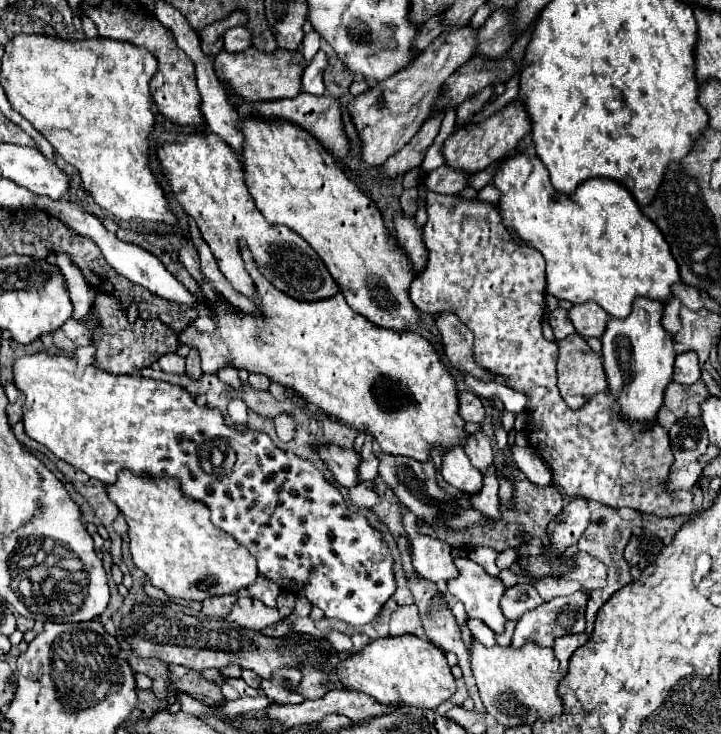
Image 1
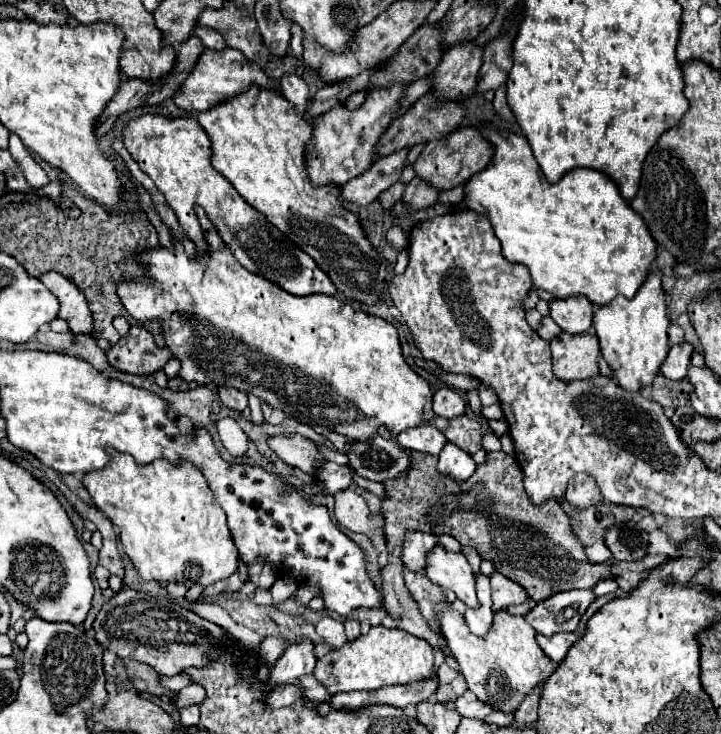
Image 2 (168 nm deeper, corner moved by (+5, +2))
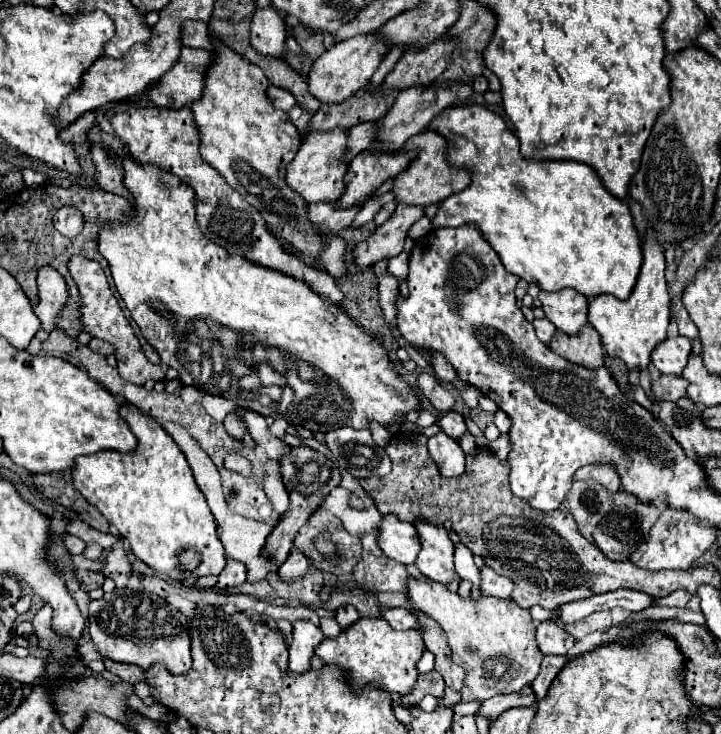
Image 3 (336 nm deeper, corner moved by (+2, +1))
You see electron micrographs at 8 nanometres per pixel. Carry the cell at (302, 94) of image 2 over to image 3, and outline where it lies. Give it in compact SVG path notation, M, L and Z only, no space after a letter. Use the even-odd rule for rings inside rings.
M268 87L268 95L272 97L272 105L276 105L276 109L282 109L282 111L288 111L296 105L292 93L284 91L284 89L276 89L276 87Z

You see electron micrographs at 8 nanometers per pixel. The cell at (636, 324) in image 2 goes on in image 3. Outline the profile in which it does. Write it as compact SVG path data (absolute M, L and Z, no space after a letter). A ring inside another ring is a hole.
M648 229L642 241L642 269L638 281L628 299L620 301L612 295L598 295L590 301L588 321L600 333L606 353L612 357L620 357L628 369L644 369L650 363L652 349L666 339L666 329L670 323L670 295L664 277L664 249L658 243L656 231Z

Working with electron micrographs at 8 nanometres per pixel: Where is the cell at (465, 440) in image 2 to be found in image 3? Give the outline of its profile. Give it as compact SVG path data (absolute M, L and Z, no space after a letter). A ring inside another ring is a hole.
M448 411L448 413L444 413L440 417L440 429L446 435L450 435L452 439L460 439L468 431L466 425L464 425L464 417L460 413L456 413L456 411Z

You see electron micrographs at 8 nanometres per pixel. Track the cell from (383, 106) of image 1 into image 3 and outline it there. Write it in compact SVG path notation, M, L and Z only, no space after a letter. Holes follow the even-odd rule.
M342 129L334 131L316 131L306 137L302 147L298 149L294 161L288 165L286 181L288 187L300 193L306 203L312 201L336 201L344 193L344 173L346 173L346 163L342 163L344 153L346 153L346 137L348 133Z

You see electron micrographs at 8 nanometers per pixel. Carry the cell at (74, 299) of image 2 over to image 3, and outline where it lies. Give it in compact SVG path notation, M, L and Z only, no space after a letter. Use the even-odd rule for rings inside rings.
M42 267L38 271L38 293L40 303L34 307L34 313L40 319L42 329L50 333L54 329L56 315L62 311L68 299L68 287L56 269Z

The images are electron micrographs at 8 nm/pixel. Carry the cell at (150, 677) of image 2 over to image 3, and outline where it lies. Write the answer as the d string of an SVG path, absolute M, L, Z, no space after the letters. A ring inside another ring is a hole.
M104 659L104 667L108 673L120 677L122 681L128 681L128 683L138 683L138 681L144 681L144 671L138 669L136 665L126 665L126 663L116 663L116 661L110 661L110 659Z

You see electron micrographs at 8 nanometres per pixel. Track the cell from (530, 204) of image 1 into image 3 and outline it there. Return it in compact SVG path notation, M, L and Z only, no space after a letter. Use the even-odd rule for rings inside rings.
M476 103L452 105L440 111L428 129L446 139L448 163L452 167L460 163L472 177L464 191L450 195L440 203L438 213L432 219L432 229L474 225L498 253L508 273L538 285L542 291L554 293L566 287L588 287L578 293L586 297L610 293L618 299L628 299L642 265L640 237L634 229L628 205L604 189L592 167L578 161L538 161L524 157L520 153L518 137L508 129L506 121L498 113ZM446 211L450 213L448 219L444 219Z

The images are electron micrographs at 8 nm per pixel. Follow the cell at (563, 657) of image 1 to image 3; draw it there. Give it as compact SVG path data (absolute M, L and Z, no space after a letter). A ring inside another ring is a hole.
M542 621L536 629L536 641L542 655L566 655L574 645L574 637L556 621Z

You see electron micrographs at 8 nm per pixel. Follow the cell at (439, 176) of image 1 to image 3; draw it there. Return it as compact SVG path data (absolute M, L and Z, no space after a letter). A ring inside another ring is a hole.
M400 205L396 207L394 215L374 231L366 241L356 245L354 249L354 263L360 267L360 271L366 271L368 267L374 267L382 259L398 257L404 249L406 233L412 223L416 223L422 217L424 209Z

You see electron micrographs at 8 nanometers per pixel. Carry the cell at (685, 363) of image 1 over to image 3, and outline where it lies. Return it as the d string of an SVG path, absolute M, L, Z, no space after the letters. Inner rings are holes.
M674 337L674 339L664 339L660 345L656 345L650 361L660 373L680 375L688 361L688 355L690 355L690 339Z

